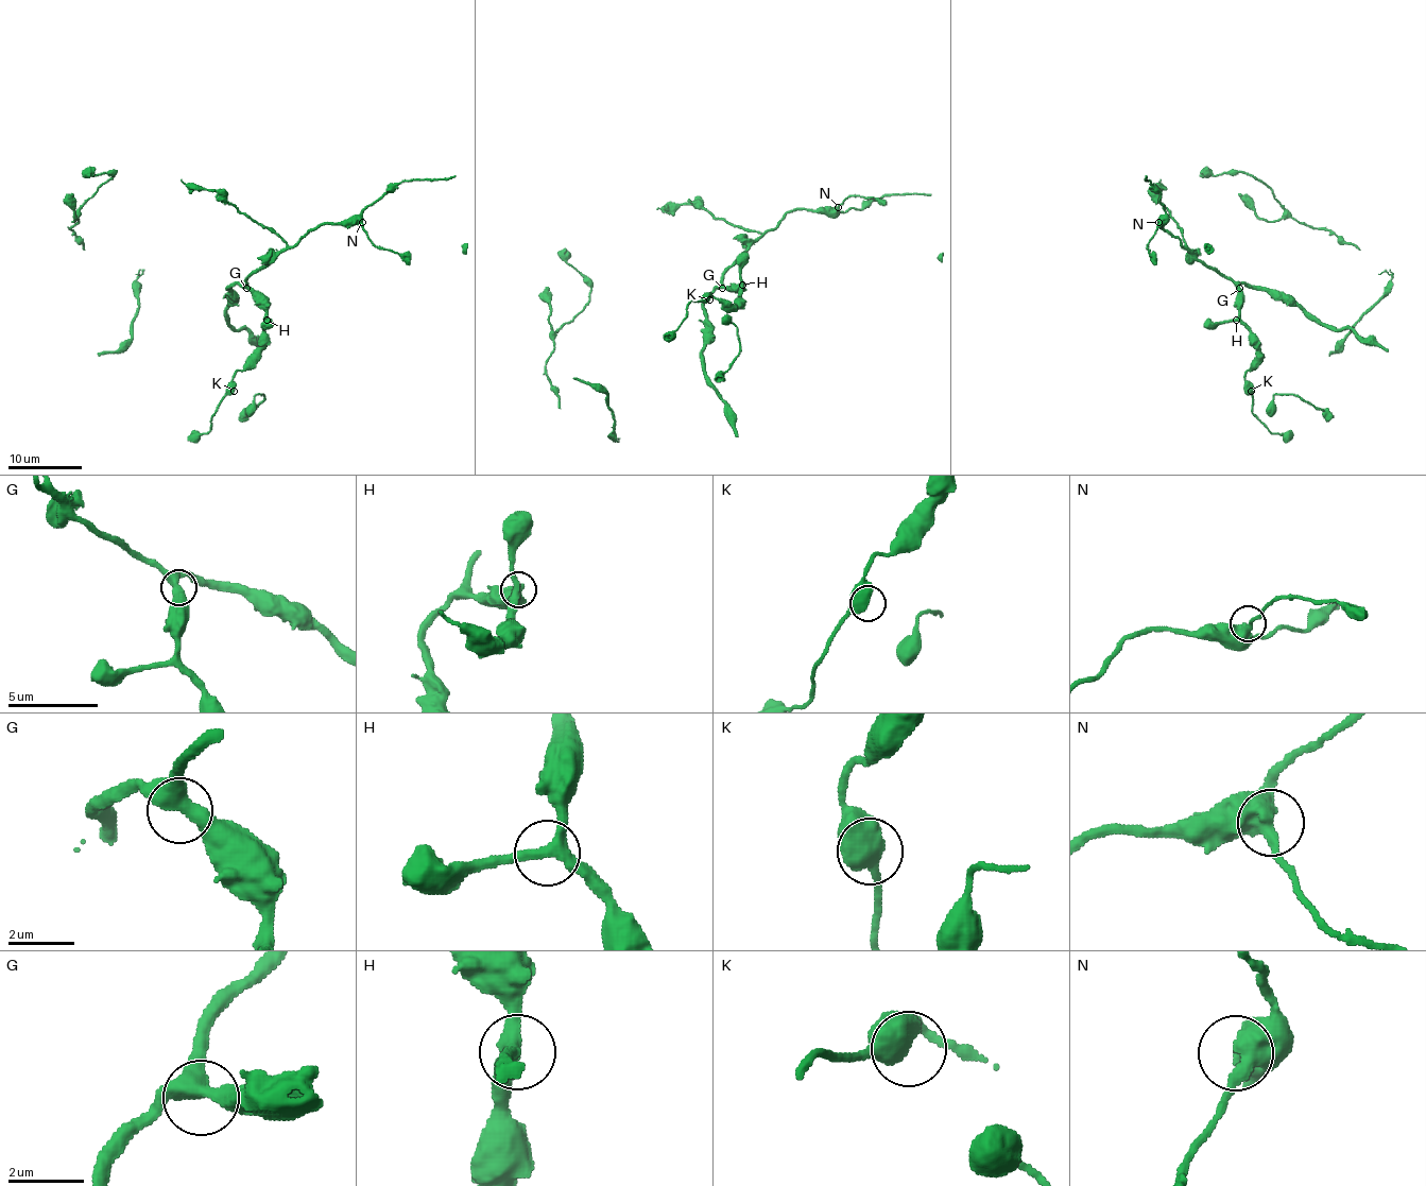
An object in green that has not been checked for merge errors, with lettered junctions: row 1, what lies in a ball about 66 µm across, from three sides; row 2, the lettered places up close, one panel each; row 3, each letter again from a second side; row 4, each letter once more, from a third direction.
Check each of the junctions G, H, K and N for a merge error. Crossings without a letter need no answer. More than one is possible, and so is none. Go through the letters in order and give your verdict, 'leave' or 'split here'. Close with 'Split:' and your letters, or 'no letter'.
G: leave
H: leave
K: leave
N: leave
Split: no letter

